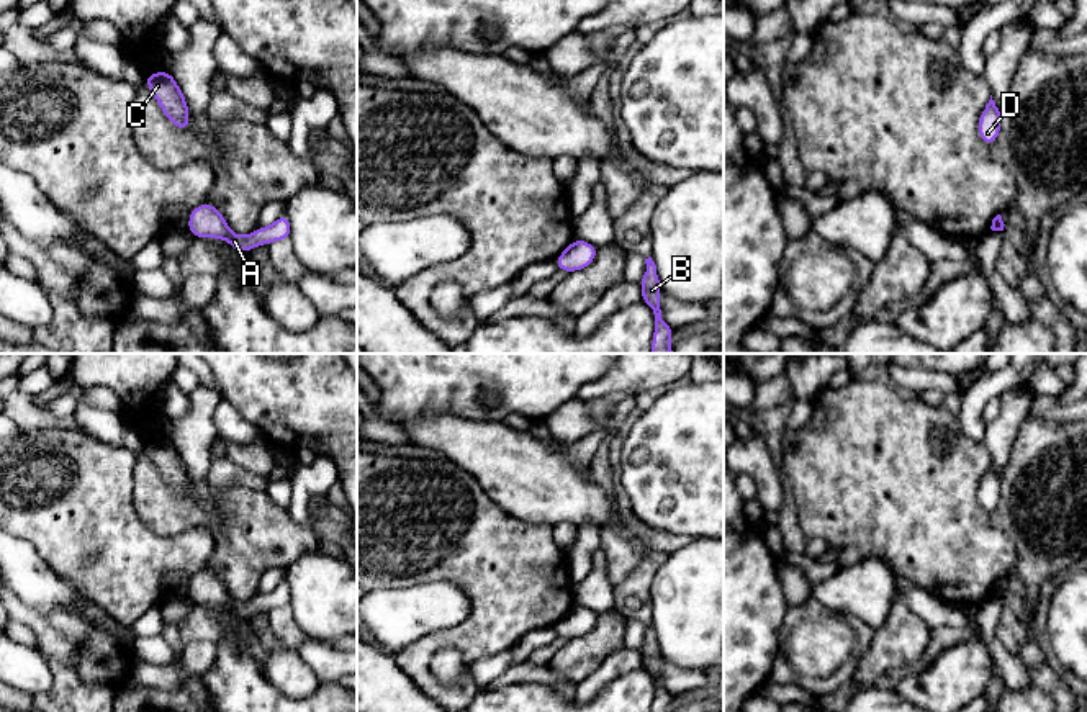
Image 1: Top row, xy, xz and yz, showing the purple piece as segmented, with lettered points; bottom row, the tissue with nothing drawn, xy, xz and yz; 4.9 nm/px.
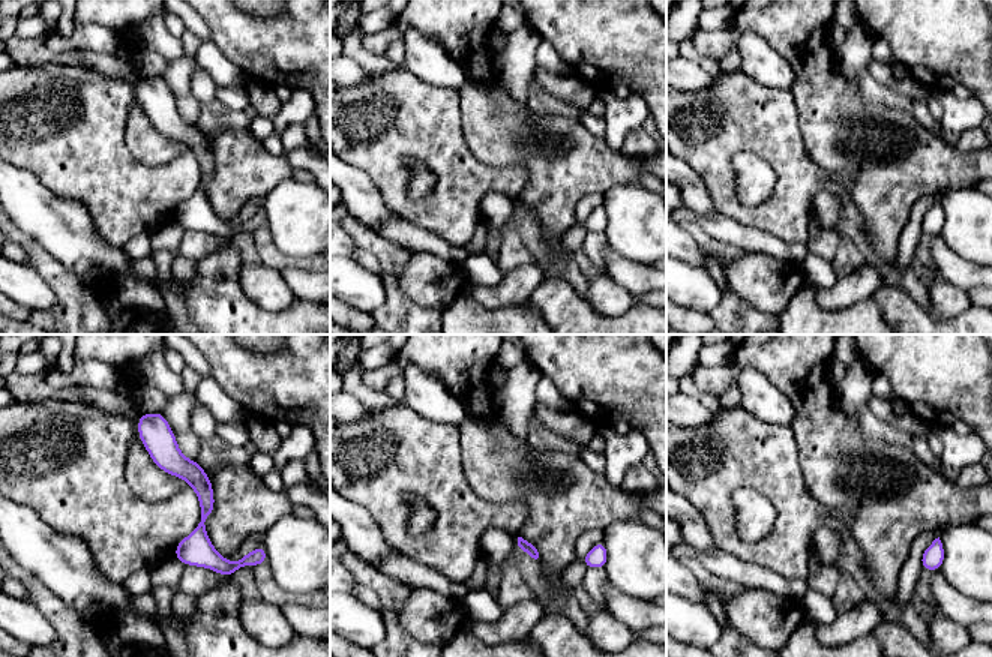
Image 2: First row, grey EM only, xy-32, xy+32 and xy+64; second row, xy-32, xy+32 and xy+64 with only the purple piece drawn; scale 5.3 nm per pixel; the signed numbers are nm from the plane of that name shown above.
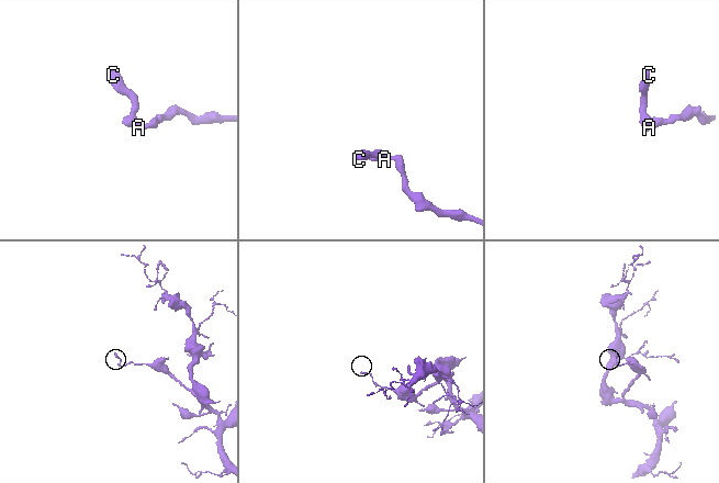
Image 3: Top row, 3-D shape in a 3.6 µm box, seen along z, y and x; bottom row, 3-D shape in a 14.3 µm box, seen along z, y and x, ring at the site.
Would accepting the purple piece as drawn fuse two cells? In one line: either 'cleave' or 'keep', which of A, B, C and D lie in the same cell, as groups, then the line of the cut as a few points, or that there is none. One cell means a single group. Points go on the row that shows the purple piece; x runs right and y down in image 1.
keep; groups A B C D; cut none

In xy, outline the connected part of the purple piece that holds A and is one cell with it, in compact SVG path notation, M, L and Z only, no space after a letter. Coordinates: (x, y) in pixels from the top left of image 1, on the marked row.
M208 203L190 210L187 231L190 231L195 239L213 237L228 241L234 250L246 254L260 244L270 246L275 241L291 237L291 224L286 213L283 213L267 228L259 226L249 236L239 236L231 231L223 213L214 205Z

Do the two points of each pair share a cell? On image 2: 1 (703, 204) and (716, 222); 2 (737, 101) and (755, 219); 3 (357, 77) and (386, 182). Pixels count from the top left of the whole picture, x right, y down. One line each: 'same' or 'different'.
1: different
2: same
3: different

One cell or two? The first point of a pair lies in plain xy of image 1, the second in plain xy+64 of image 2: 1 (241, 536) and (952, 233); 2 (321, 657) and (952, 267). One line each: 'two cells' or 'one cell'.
1: two cells
2: one cell

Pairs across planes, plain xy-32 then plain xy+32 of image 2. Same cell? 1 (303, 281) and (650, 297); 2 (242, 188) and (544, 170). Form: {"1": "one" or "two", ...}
{"1": "two", "2": "one"}

